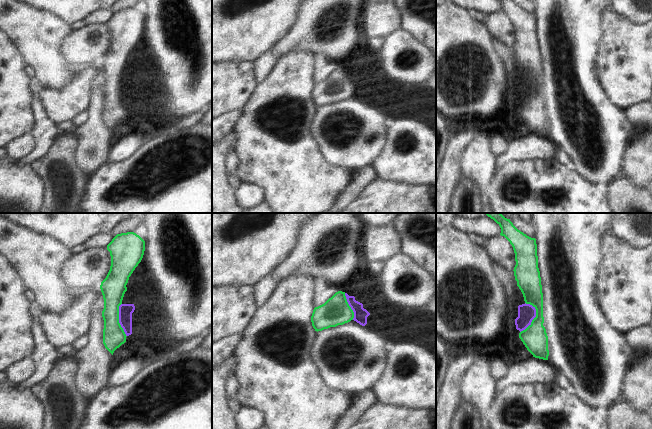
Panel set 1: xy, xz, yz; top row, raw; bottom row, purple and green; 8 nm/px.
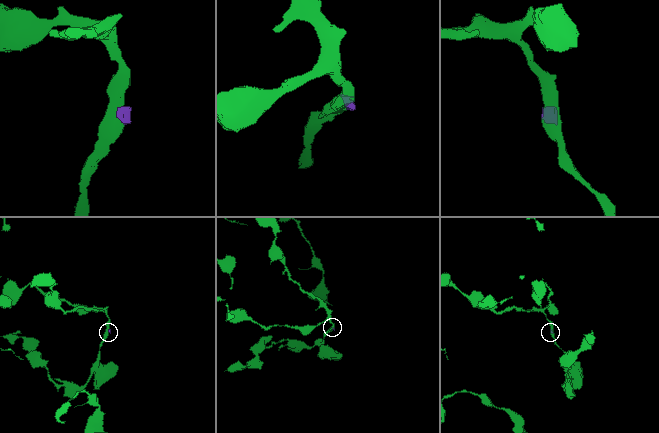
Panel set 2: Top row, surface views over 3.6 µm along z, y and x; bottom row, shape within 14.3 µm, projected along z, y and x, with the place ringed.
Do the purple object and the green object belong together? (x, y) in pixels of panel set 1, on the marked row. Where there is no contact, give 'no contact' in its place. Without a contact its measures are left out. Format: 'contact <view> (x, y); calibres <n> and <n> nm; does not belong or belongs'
contact yz (535, 316); calibres 140 and 200 nm; belongs

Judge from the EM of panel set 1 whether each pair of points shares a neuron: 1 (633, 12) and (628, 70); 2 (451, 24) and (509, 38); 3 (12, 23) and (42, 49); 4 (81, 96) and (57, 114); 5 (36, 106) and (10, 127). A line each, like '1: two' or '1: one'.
1: two
2: two
3: one
4: one
5: two

